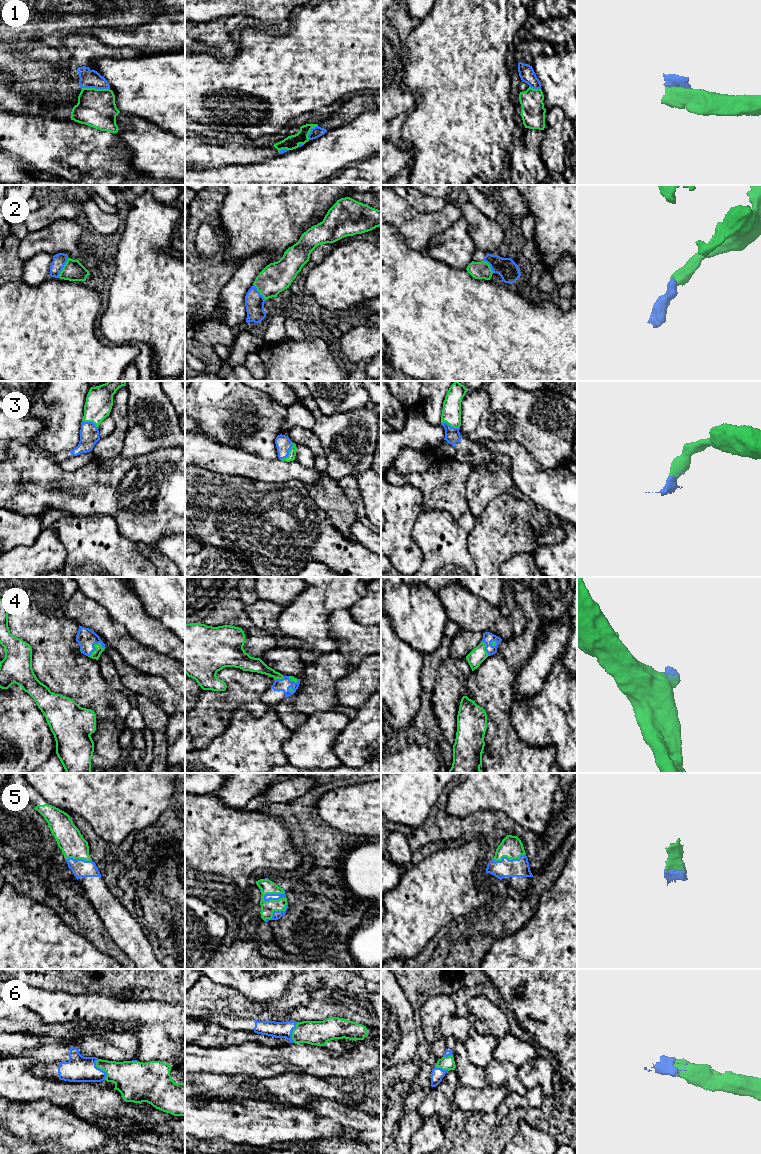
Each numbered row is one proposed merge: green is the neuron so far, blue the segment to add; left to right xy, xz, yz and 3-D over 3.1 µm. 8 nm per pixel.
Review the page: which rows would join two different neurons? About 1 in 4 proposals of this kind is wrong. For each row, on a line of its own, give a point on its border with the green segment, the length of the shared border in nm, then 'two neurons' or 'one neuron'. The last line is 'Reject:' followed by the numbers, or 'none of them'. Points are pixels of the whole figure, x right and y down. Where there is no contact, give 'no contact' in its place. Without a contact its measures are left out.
1: xy (96, 89) | 220 nm | two neurons
2: xy (63, 268) | 180 nm | two neurons
3: xz (289, 452) | 170 nm | one neuron
4: xy (95, 647) | 160 nm | one neuron
5: xz (268, 901) | 240 nm | one neuron
6: xy (101, 1069) | 180 nm | one neuron
Reject: 1, 2

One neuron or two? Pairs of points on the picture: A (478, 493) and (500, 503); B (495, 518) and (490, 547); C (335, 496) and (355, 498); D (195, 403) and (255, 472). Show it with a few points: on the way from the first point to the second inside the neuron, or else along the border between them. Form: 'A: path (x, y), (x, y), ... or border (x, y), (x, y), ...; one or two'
A: border (513, 490), (496, 495), (477, 517); two
B: path (494, 525), (491, 529), (491, 540); one
C: border (337, 481), (342, 492), (355, 508), (358, 518); two
D: border (212, 439), (222, 444), (242, 449), (256, 457); two

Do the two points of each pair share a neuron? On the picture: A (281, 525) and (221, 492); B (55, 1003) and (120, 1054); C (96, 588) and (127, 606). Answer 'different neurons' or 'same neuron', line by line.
A: same neuron
B: different neurons
C: same neuron

